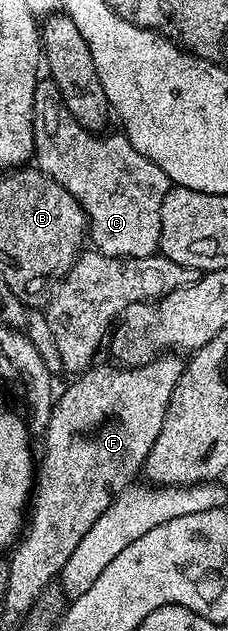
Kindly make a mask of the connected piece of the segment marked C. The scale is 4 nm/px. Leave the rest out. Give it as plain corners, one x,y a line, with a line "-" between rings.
39,79
34,91
33,154
38,171
60,182
80,202
88,221
89,243
97,251
106,256
153,256
159,251
160,210
172,187
170,179
156,162
137,152
125,134
106,135
97,136
80,126
64,106
54,81

